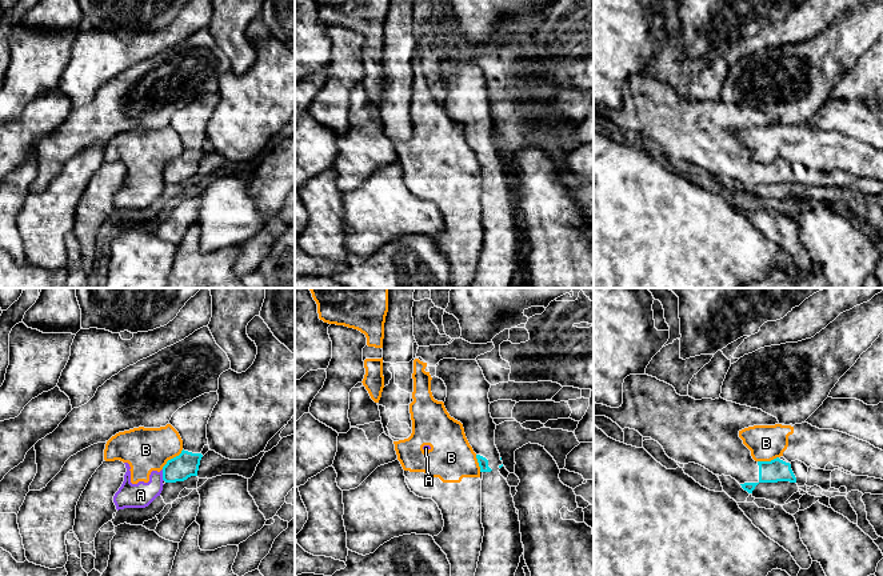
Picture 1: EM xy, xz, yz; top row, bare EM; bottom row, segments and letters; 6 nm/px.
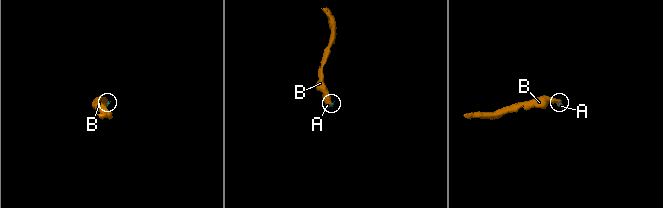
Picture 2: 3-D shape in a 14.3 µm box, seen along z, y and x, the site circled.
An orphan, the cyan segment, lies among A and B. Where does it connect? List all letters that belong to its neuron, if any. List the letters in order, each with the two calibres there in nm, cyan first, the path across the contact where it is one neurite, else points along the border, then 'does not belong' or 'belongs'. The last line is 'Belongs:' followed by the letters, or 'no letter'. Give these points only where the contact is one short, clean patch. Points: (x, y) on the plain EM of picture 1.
A: 150 nm thick on the cyan side, 150 nm on the other; does not belong
B: 150 nm thick on the cyan side, 260 nm on the other; border along xy (183, 151), (162, 170); does not belong
Belongs: no letter

